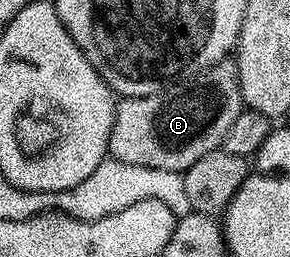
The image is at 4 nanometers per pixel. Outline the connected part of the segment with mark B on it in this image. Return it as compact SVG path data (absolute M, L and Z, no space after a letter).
M226 59L215 63L210 69L194 73L180 83L166 85L157 93L142 97L121 97L117 101L115 119L109 136L108 152L116 161L138 167L163 168L164 171L181 173L191 163L203 159L211 151L222 148L227 139L227 130L243 108L236 60Z

